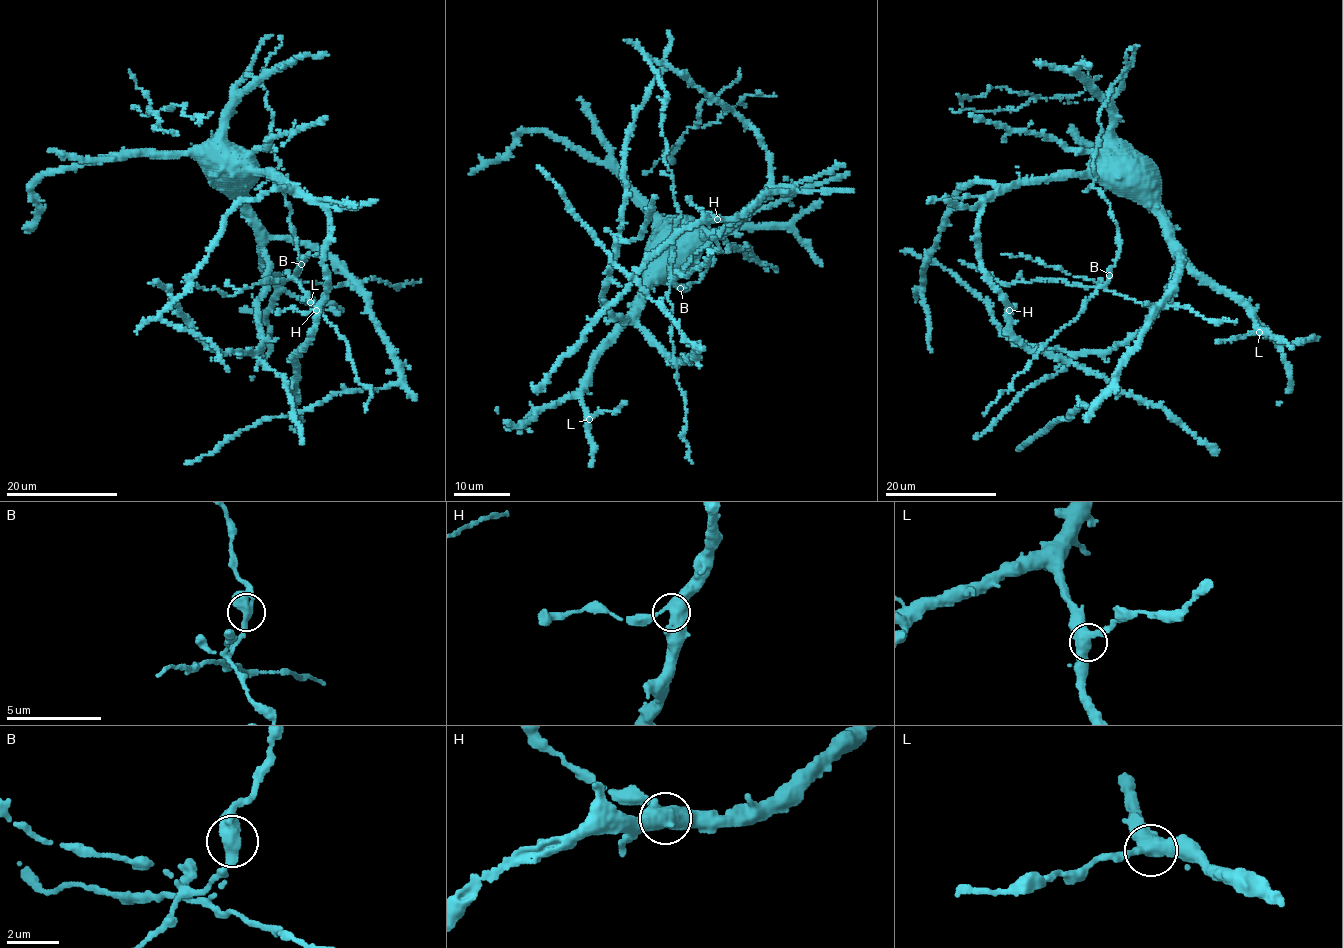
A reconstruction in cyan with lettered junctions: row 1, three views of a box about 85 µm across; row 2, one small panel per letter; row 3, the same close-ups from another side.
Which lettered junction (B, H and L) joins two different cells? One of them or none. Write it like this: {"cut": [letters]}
{"cut": ["B"]}

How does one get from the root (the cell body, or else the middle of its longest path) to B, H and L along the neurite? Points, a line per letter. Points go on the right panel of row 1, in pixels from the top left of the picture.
B: (1111, 153), (1102, 162), (1105, 173), (1157, 216), (1176, 247), (1179, 272), (1161, 307), (1107, 290), (1109, 275)
H: (1111, 153), (1089, 171), (1018, 183), (983, 203), (978, 222), (979, 267), (1009, 310)
L: (1111, 153), (1102, 166), (1116, 187), (1151, 208), (1194, 271), (1239, 297), (1253, 313), (1259, 332)

